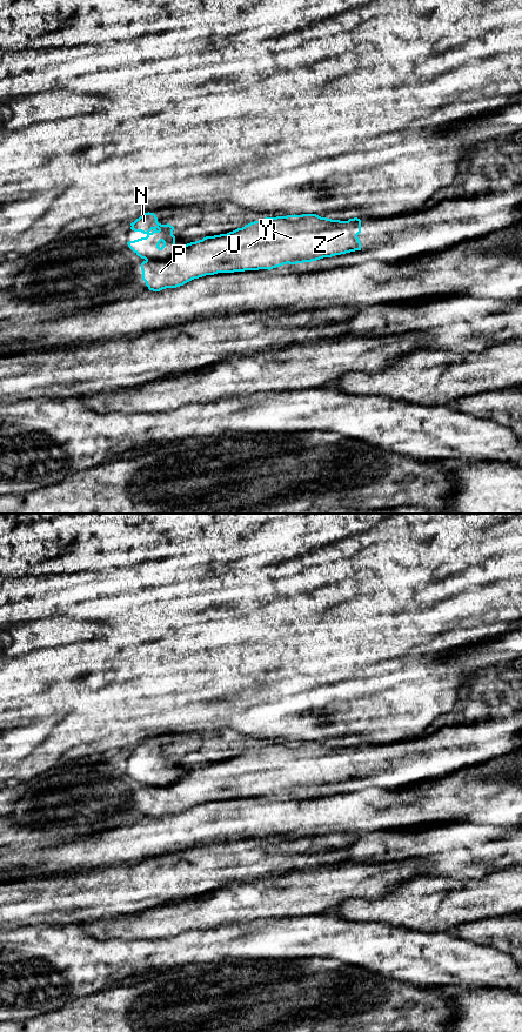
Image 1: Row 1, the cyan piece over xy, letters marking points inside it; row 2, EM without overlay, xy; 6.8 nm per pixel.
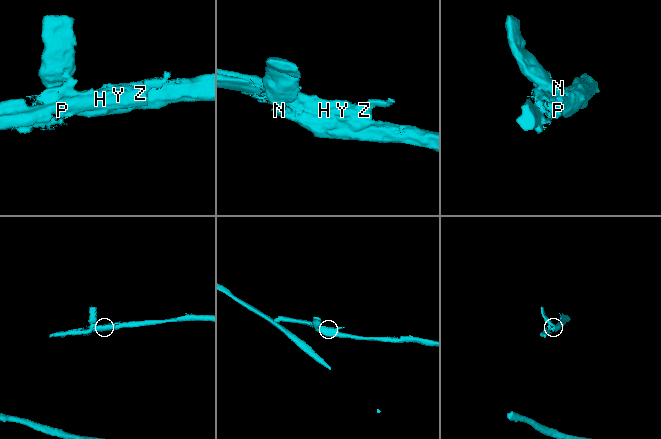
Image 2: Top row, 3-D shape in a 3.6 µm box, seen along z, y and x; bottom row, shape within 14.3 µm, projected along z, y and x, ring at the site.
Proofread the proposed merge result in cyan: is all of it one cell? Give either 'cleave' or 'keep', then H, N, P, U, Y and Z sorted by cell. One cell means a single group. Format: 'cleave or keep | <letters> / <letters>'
cleave | H P U Y Z / N

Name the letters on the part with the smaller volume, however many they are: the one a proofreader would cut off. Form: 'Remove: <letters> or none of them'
Remove: H, P, U, Y, Z

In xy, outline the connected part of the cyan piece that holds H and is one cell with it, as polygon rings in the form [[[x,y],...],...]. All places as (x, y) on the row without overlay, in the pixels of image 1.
[[[316,741],[265,744],[227,760],[206,763],[185,771],[181,778],[167,786],[146,786],[141,790],[142,806],[149,817],[176,815],[206,802],[245,797],[273,796],[283,791],[312,789],[355,777],[361,777],[357,762],[361,746],[348,748],[321,744]]]

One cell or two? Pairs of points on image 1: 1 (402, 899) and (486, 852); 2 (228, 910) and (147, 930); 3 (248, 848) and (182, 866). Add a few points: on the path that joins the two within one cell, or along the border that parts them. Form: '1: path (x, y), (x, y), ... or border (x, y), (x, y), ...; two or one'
1: border (426, 875), (472, 878); two
2: path (208, 911), (191, 913), (167, 922); one
3: path (232, 860), (212, 866), (199, 866); one

